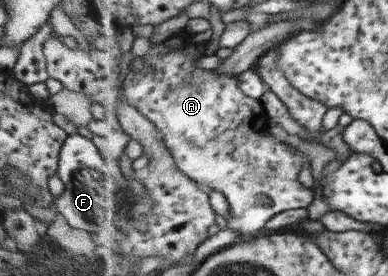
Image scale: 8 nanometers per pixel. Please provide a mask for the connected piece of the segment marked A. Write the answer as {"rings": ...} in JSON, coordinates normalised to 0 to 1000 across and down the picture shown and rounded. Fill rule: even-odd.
{"rings":[[[472,105],[464,123],[482,116],[487,127],[485,145],[472,152],[466,174],[446,174],[430,181],[418,156],[402,156],[392,167],[379,196],[361,207],[358,217],[340,225],[327,221],[325,246],[320,254],[320,275],[314,290],[317,341],[322,355],[332,366],[332,377],[348,380],[392,446],[402,449],[402,460],[420,486],[420,504],[425,511],[428,533],[443,547],[443,565],[454,583],[454,601],[464,612],[464,623],[474,623],[479,638],[490,649],[505,656],[518,678],[528,685],[546,685],[570,696],[588,732],[590,764],[580,793],[585,793],[585,822],[598,833],[611,833],[626,851],[639,851],[639,859],[655,859],[670,830],[686,822],[686,808],[729,764],[742,764],[747,757],[773,757],[799,750],[799,736],[809,728],[809,710],[814,696],[809,681],[789,681],[773,656],[768,656],[768,634],[773,620],[784,612],[784,598],[799,598],[799,576],[786,562],[773,562],[768,547],[753,536],[747,525],[737,525],[714,500],[704,496],[686,464],[691,453],[691,409],[680,395],[680,380],[665,359],[655,359],[649,348],[634,344],[626,322],[616,312],[616,293],[603,268],[564,268],[552,254],[515,250],[500,236],[500,207],[490,192],[479,192],[479,159],[500,156],[492,145],[497,130],[495,120]]]}

